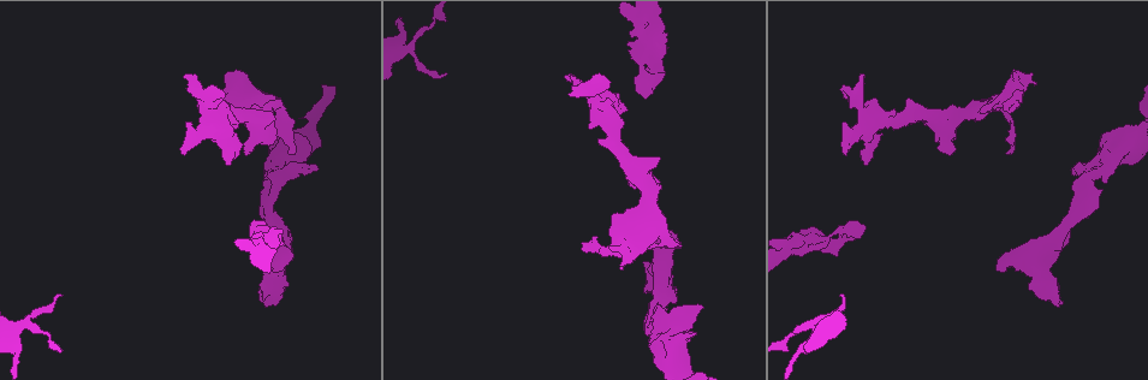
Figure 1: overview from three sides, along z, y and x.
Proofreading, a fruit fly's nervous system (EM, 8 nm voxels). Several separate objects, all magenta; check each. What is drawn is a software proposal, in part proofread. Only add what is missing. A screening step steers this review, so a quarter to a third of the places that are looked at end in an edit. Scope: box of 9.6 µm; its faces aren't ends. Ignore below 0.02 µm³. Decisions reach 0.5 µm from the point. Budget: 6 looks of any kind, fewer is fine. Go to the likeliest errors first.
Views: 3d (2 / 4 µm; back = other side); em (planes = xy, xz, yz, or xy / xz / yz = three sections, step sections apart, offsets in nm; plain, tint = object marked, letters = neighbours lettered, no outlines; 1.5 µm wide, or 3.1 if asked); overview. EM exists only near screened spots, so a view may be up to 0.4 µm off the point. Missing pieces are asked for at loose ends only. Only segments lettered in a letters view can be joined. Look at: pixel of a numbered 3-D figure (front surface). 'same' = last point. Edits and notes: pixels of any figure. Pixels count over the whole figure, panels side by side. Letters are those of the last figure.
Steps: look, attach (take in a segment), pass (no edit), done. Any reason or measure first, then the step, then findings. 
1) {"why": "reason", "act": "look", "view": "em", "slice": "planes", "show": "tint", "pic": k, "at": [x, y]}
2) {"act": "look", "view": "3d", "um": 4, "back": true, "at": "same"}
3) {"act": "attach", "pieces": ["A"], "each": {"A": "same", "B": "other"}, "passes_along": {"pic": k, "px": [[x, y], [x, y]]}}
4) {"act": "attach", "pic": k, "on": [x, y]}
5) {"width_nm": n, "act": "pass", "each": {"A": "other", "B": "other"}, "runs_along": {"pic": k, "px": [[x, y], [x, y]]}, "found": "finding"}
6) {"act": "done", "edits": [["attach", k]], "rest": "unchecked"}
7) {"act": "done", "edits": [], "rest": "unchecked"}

{"why": "thin end", "act": "look", "view": "em", "slice": "xz", "step": 8, "show": "letters", "pic": 1, "at": [445, 75]}

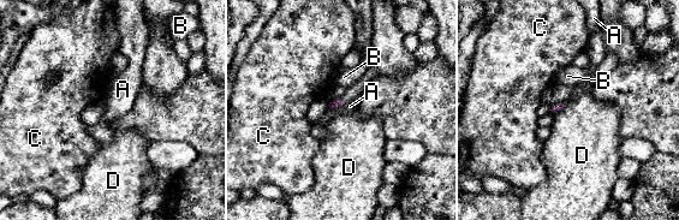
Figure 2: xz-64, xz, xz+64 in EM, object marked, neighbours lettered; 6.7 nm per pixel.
{"why": "another direction", "act": "look", "view": "em", "slice": "planes", "show": "letters", "at": "same"}

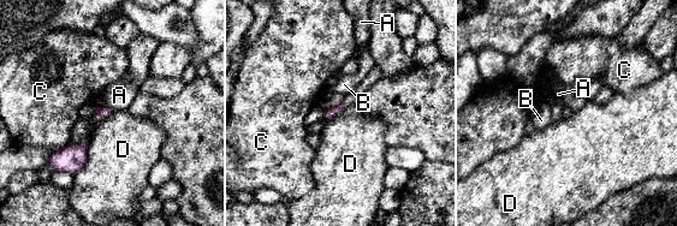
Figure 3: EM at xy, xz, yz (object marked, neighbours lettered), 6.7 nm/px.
{"act": "pass", "each": {"A": "other", "B": "other", "C": "other", "D": "other"}, "border": {"pic": 3, "px": [[89, 142], [87, 160], [73, 174]]}, "found": "no lettered segment goes on from it"}

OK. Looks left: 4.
{"why": "three arms meet", "act": "look", "view": "3d", "um": 4, "pic": 1, "at": [811, 246]}

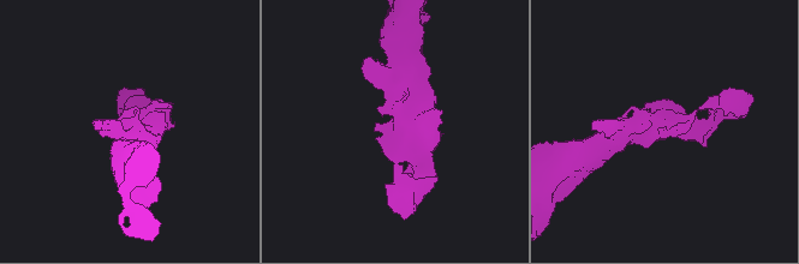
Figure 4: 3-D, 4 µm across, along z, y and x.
{"arms": 3, "arm_widths_nm": [260, 300, 340], "why": "now the EM", "act": "look", "view": "em", "slice": "xy", "step": 4, "show": "tint", "pic": 4, "at": [378, 136]}

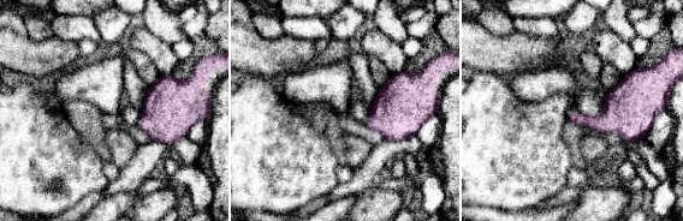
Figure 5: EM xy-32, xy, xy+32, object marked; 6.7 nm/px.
{"act": "look", "view": "em", "slice": "planes", "show": "letters", "at": "same"}

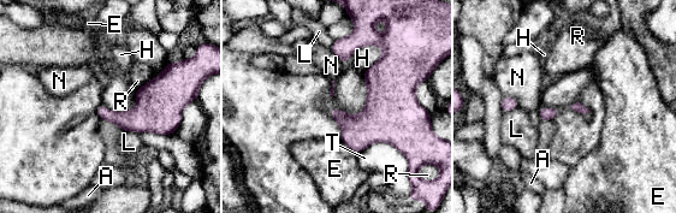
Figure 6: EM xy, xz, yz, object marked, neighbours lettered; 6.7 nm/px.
{"act": "pass", "each": {"A": "other", "E": "other", "H": "other", "L": "other", "N": "other", "R": "other", "T": "other"}, "border": {"pic": 6, "px": [[504, 96], [511, 96], [519, 106]]}, "found": "no lettered segment goes on from it"}

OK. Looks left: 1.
{"act": "done", "edits": [], "rest": "unchecked"}

